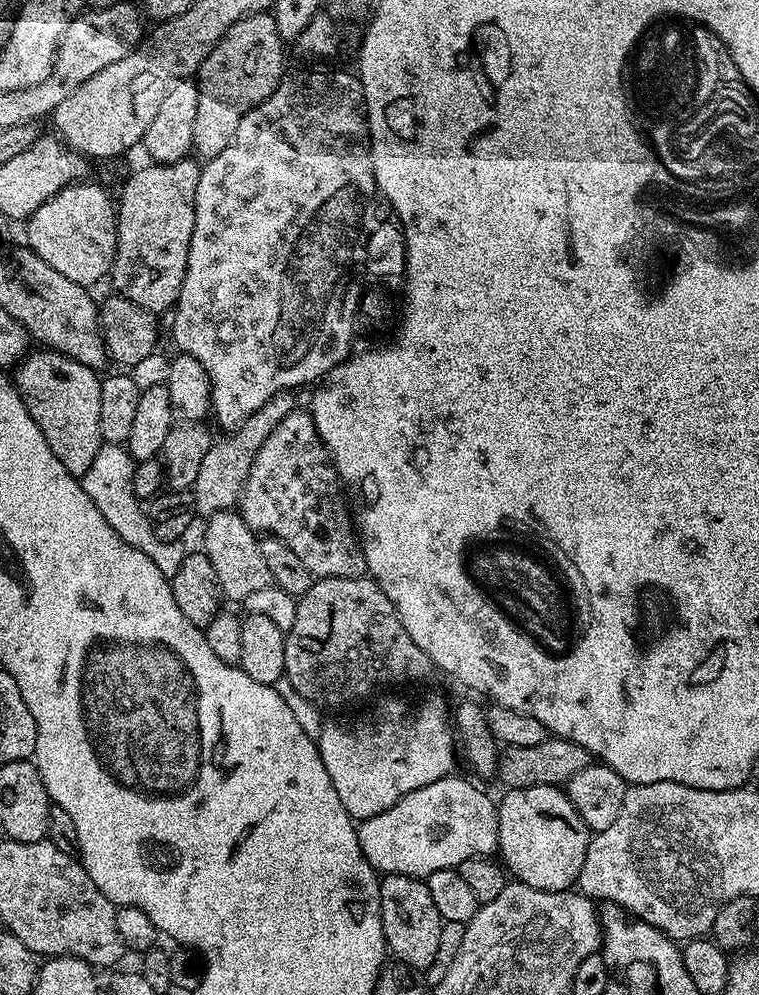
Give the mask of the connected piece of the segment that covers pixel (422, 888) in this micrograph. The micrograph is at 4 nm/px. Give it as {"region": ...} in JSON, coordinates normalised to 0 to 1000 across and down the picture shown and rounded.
{"region":[[[530,878],[507,879],[501,885],[501,922],[506,947],[515,960],[518,957],[535,972],[553,973],[552,975],[561,975],[567,967],[572,967],[572,962],[577,959],[577,943],[582,926],[577,919],[577,911],[572,911],[572,903],[567,903],[567,894],[557,883]]]}

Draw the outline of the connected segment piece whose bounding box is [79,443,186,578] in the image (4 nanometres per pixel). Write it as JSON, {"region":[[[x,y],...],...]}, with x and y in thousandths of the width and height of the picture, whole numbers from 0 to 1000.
{"region":[[[133,445],[129,456],[124,456],[124,464],[119,464],[119,472],[113,472],[113,476],[104,479],[104,484],[113,492],[113,496],[119,496],[119,505],[129,509],[134,521],[145,525],[155,541],[177,549],[177,553],[187,553],[187,557],[192,557],[198,565],[203,565],[203,569],[208,569],[208,573],[213,573],[213,577],[224,581],[235,577],[235,569],[240,569],[245,551],[241,551],[241,546],[215,543],[203,537],[191,508],[177,494],[178,473],[179,466],[165,447]]]}

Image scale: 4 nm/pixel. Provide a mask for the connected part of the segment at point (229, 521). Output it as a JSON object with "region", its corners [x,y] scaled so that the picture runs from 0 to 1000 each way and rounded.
{"region":[[[315,514],[285,515],[273,520],[269,526],[269,548],[266,554],[277,561],[277,569],[282,569],[282,577],[287,577],[290,594],[311,605],[329,601],[329,597],[340,593],[350,593],[358,587],[356,573],[350,573],[350,565],[345,565],[343,544],[339,536],[328,531]]]}

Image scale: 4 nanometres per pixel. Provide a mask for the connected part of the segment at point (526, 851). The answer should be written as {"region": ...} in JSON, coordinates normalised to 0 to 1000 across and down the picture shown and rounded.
{"region":[[[726,788],[725,790],[672,792],[663,798],[665,800],[657,801],[653,814],[656,818],[656,846],[659,847],[656,860],[663,871],[684,887],[704,890],[704,894],[750,895],[763,885],[767,866],[772,866],[777,833],[772,830],[768,822],[760,818],[759,811],[751,806],[747,795],[742,791]]]}

